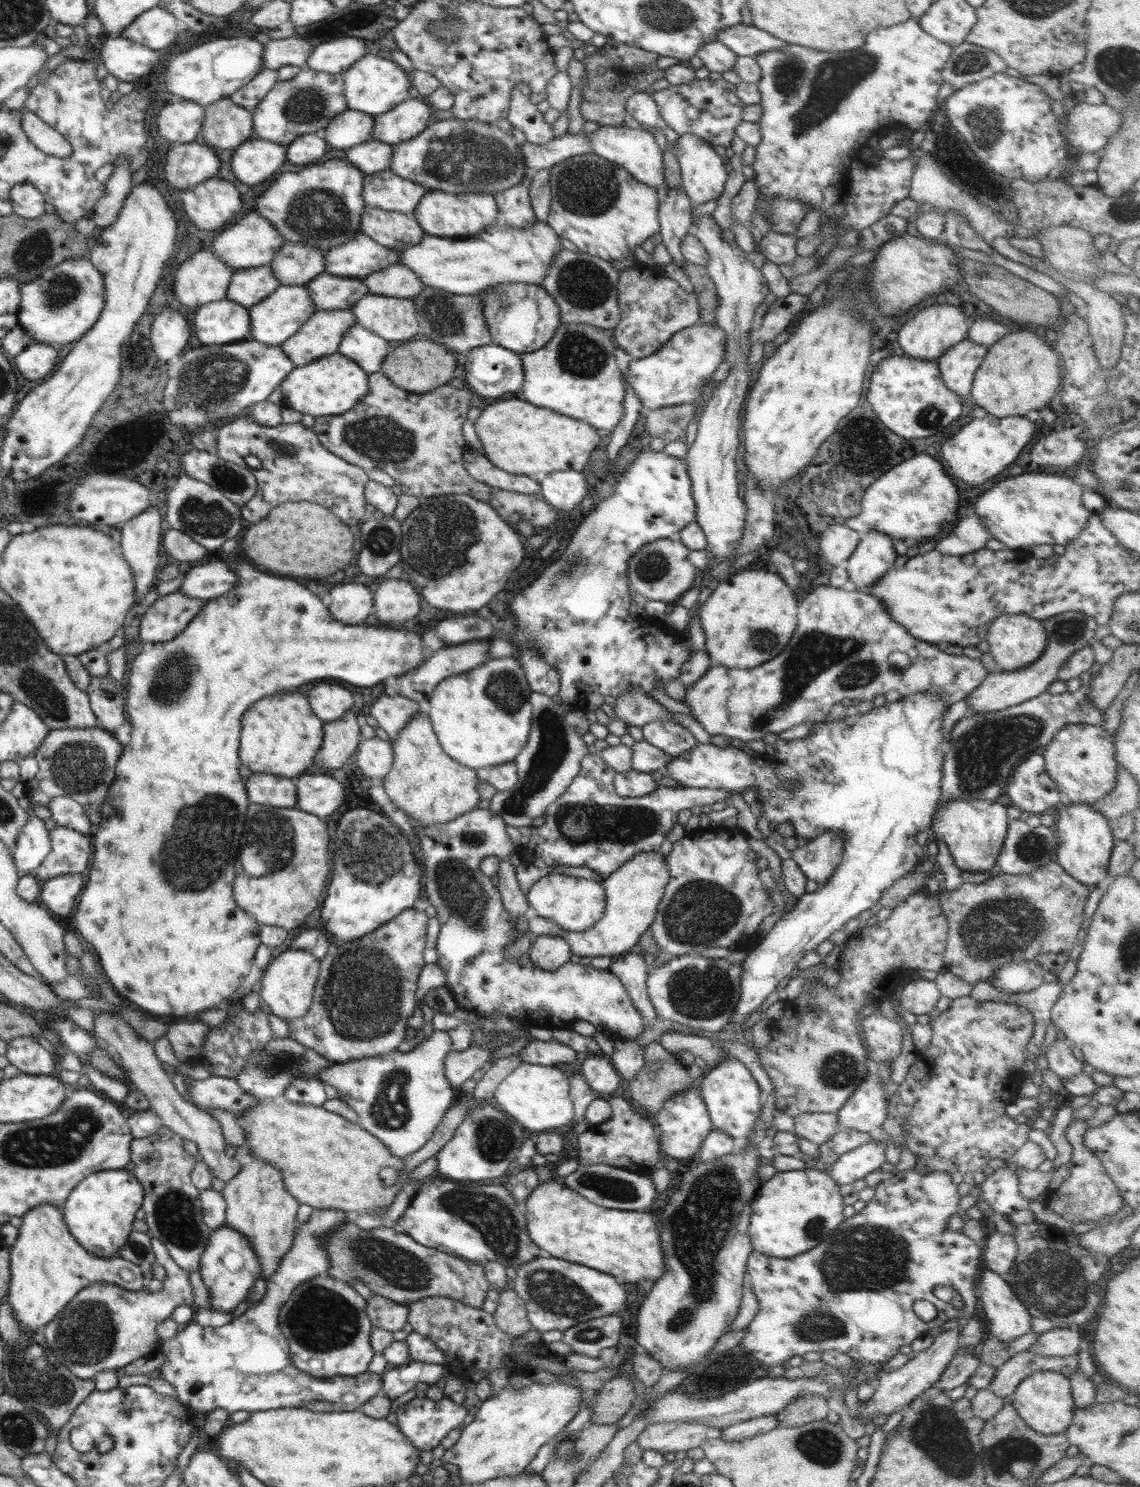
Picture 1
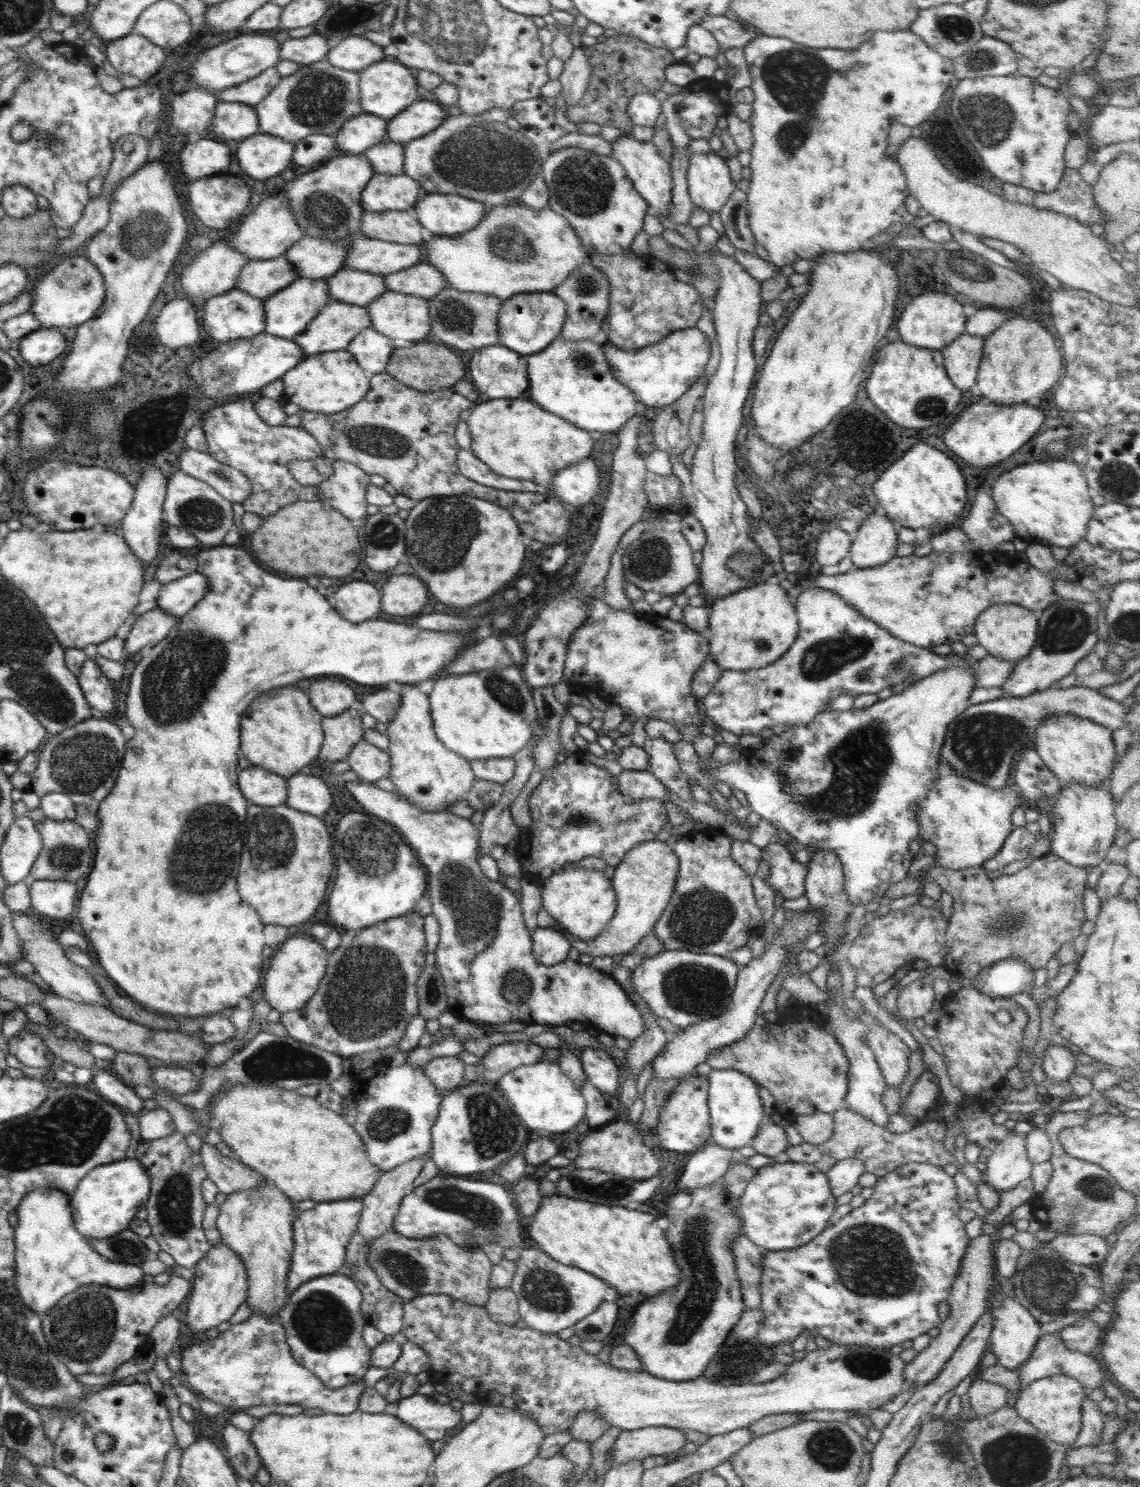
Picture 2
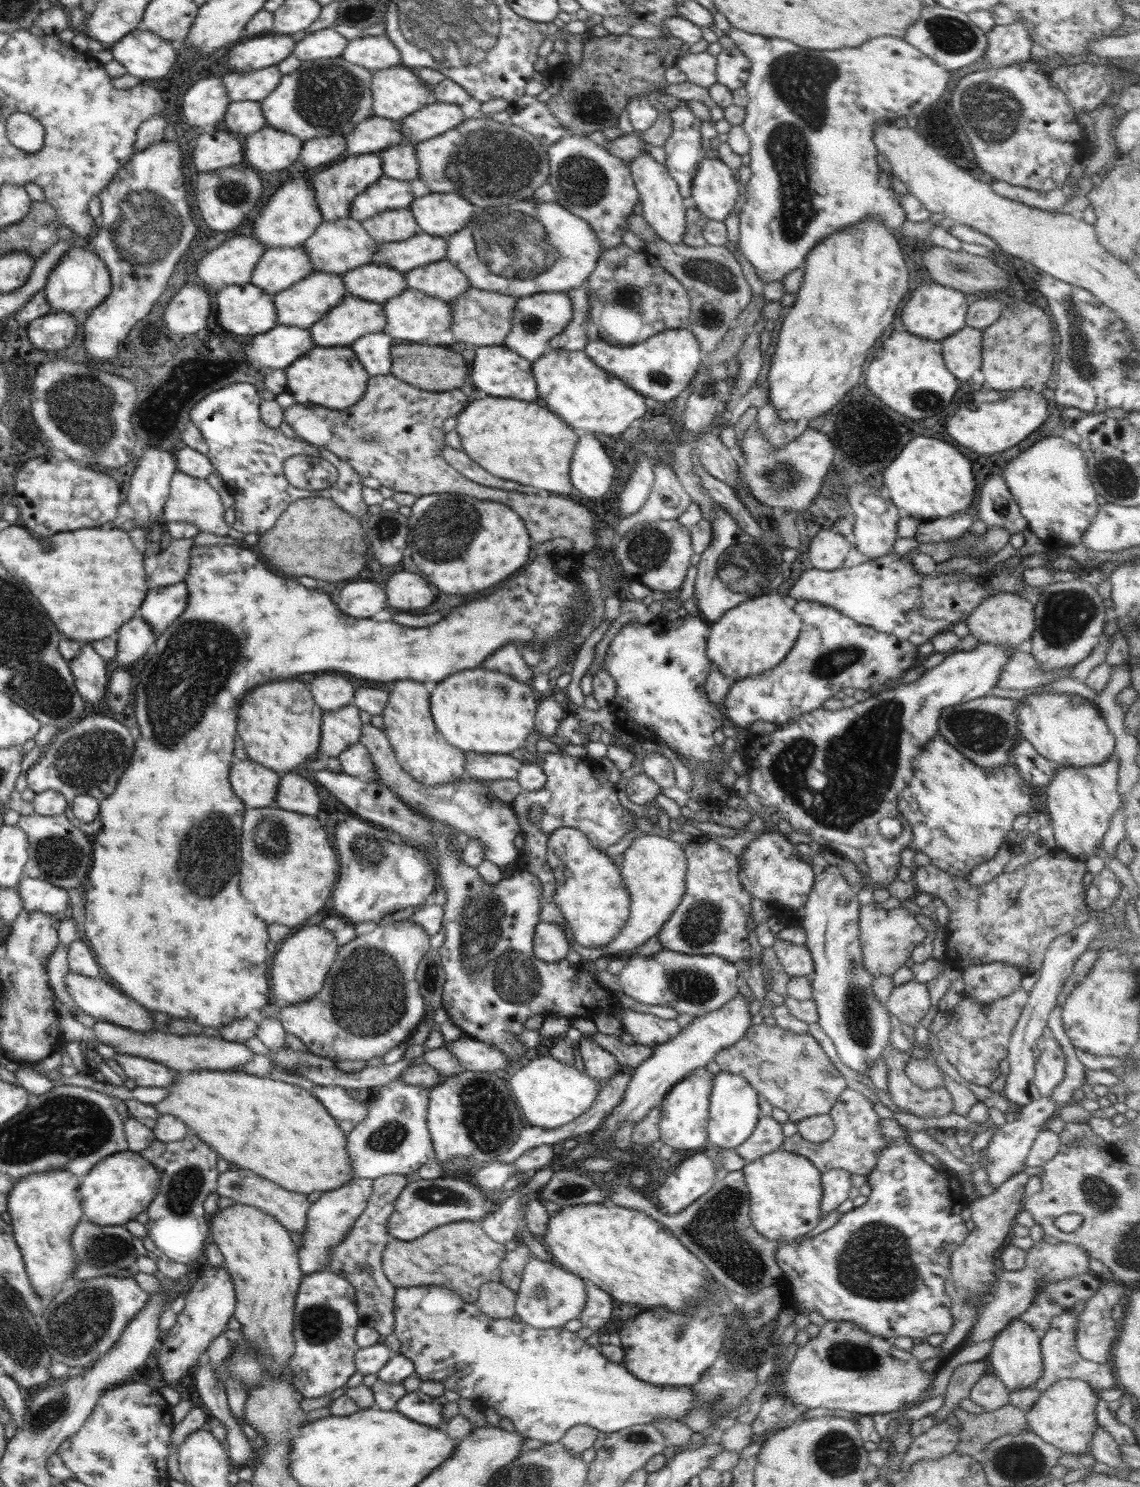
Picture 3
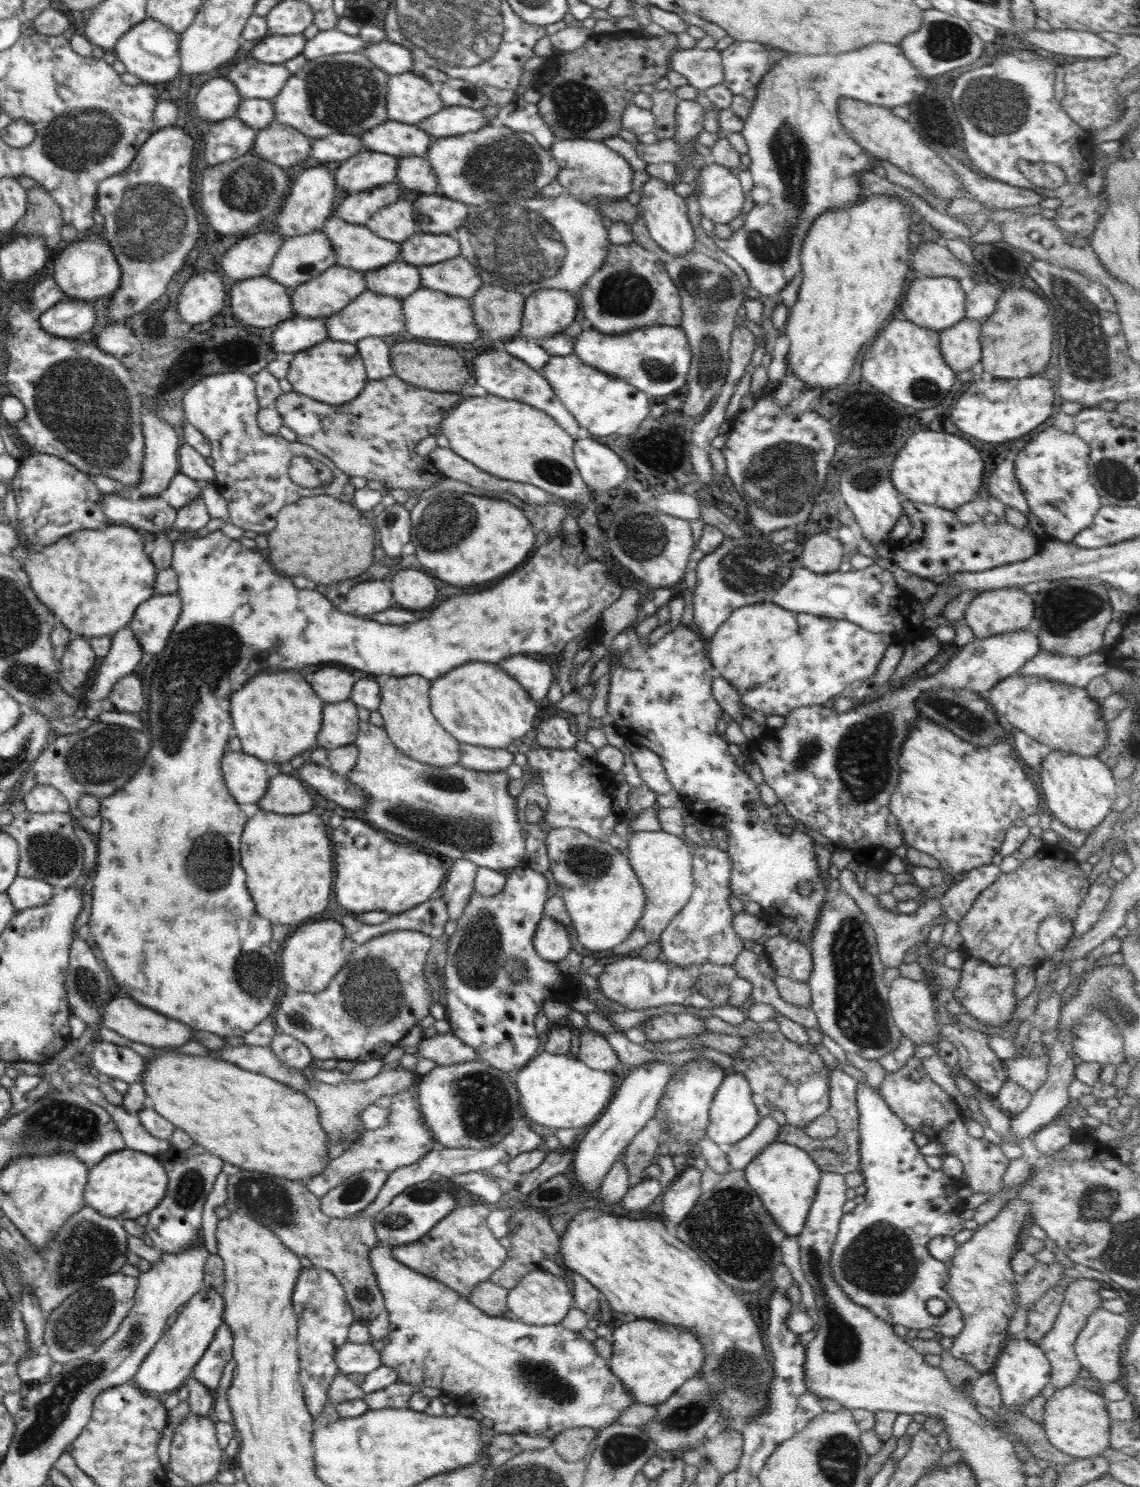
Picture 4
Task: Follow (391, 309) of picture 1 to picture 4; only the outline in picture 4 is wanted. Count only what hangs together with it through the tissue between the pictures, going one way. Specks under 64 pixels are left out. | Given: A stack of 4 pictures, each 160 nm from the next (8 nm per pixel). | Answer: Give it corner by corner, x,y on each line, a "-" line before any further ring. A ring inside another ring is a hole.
420,288
410,294
402,302
402,314
405,316
405,334
413,336
415,339
437,340
441,343
472,344
483,342
480,339
479,328
476,326
472,310
470,310
470,300
464,298
454,298
446,293

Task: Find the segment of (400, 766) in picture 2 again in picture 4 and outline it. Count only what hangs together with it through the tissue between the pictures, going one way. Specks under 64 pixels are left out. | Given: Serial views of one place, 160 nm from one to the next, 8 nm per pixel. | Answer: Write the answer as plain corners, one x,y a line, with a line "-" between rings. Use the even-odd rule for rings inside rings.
420,675
385,677
381,682
381,701
377,708
389,739
408,758
428,766
454,766
460,762
459,742
451,737
432,714
429,699
430,680

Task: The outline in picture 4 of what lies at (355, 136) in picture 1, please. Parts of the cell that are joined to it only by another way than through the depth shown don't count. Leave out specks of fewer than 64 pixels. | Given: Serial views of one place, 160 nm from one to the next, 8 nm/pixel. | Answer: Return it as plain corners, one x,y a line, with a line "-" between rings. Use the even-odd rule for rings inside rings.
387,120
364,134
361,141
366,149
400,158
426,156
432,137
416,125

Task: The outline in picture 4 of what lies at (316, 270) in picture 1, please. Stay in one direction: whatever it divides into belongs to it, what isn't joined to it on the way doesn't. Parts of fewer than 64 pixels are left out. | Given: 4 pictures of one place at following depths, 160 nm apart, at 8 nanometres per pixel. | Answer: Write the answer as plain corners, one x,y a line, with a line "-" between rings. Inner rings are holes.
338,216
328,218
325,221
322,231
327,234
332,243
337,258
336,265
345,266
346,268
350,268
350,270
366,273
401,258
400,243
380,238
368,227
360,224
350,224

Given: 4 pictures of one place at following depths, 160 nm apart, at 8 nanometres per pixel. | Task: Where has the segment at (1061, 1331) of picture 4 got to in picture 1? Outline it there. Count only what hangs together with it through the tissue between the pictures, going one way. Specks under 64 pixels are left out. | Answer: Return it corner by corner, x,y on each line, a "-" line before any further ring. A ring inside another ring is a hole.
1032,1351
1014,1352
1008,1361
996,1368
996,1377
989,1389
1004,1400
1016,1391
1024,1378
1036,1371
1046,1370
1070,1377
1078,1368
1078,1356
1053,1357

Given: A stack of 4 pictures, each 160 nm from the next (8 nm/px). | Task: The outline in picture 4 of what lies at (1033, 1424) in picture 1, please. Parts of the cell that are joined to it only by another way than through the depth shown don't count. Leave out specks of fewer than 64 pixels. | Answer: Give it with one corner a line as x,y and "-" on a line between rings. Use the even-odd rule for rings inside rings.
1072,1384
1047,1398
1041,1425
1054,1448
1076,1459
1104,1457
1105,1452
1111,1448
1111,1418
1107,1413
1106,1399
1084,1386

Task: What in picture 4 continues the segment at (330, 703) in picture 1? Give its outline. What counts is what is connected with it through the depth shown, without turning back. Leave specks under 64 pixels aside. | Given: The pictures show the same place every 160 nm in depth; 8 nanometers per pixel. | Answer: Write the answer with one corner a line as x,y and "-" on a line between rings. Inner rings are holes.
340,666
322,668
314,672
314,680
310,682
314,692
325,703
342,702
350,698
354,676

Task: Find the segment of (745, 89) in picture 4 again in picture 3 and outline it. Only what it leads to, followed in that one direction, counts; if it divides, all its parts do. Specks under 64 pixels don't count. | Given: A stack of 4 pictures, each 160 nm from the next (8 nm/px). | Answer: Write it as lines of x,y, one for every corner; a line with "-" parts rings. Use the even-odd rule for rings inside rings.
734,47
722,49
722,52
715,57
717,84
724,85
732,91
746,85
751,64
745,54

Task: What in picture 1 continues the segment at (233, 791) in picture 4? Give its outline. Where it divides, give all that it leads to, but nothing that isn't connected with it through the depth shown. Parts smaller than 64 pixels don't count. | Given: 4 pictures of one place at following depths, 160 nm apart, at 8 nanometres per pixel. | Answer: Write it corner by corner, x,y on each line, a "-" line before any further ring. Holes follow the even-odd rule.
268,773
250,774
246,782
249,803
295,808
298,796
295,780

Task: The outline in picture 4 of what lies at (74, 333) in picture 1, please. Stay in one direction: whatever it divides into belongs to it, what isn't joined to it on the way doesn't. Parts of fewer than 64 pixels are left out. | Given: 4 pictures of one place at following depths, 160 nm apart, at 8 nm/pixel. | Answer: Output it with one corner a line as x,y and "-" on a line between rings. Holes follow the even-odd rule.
91,235
86,240
75,240
57,253
54,261
53,278
60,290
70,300
92,303
94,300
110,297
120,287
120,265
102,235

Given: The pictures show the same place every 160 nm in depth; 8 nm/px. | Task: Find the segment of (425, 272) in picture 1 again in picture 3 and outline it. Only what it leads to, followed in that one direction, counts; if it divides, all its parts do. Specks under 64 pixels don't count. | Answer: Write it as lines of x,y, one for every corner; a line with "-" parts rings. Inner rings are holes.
533,199
514,201
504,208
475,206
467,226
449,234
445,240
445,258
466,275
470,287
506,294
516,300
546,292
570,295
570,291
588,281
603,250
589,222
572,214
556,201
540,202

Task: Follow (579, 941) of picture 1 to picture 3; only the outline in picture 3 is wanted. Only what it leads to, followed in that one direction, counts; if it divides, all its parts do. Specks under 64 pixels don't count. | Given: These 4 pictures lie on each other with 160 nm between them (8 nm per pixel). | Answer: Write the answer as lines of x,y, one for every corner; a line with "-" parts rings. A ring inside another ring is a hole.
643,836
637,837
624,852
624,862
620,866
622,880
625,882
626,892
630,896
630,914
626,919
625,925
622,930
611,940
606,946
600,946
598,948
582,948
578,946
573,933
569,929
569,924
566,922
566,918
553,902
543,902
541,910
539,912
540,921
548,923
556,923
561,929
565,929
564,933
567,934
568,943
570,943
570,949
574,952
578,952
581,958
590,958
590,960
596,960
596,958
602,957
602,954
618,954
618,952
628,952
628,950
634,950
642,946
651,936
657,935
658,931
662,928
662,925
666,920
672,916
672,913
676,911
680,901
682,901
682,895
686,893
685,876
687,871
687,860
682,846
677,842
672,842
668,838
662,838
662,836

